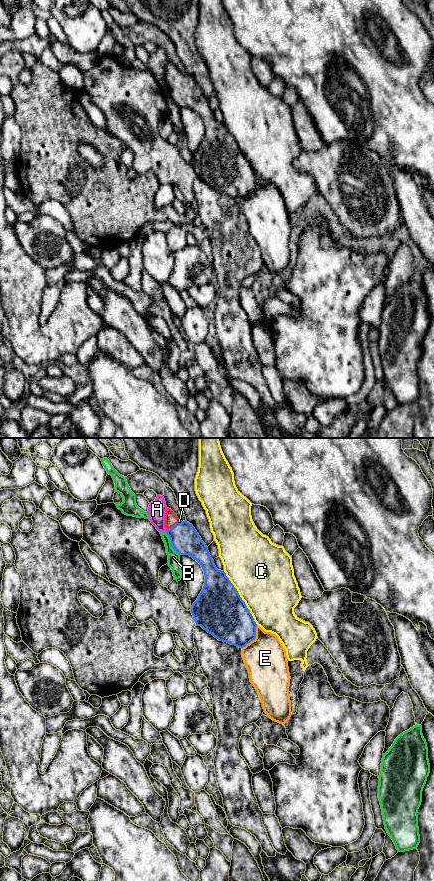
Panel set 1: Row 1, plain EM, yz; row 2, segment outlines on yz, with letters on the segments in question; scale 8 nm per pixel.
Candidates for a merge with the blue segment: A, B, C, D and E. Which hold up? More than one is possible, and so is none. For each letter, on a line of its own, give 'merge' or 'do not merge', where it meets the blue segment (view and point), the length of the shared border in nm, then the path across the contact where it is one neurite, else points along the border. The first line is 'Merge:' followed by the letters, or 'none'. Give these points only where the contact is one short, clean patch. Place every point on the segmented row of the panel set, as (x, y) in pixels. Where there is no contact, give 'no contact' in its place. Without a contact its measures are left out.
Merge: D
A: do not merge | yz (167, 532) | 40 nm
B: do not merge | yz (171, 545) | 200 nm
C: do not merge | yz (241, 598) | 500 nm
D: merge | yz (174, 526) | 150 nm | across yz (185, 540), (174, 526), (171, 519)
E: do not merge | yz (254, 638) | 220 nm

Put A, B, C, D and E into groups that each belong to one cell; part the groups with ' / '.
A / B / C E / D

